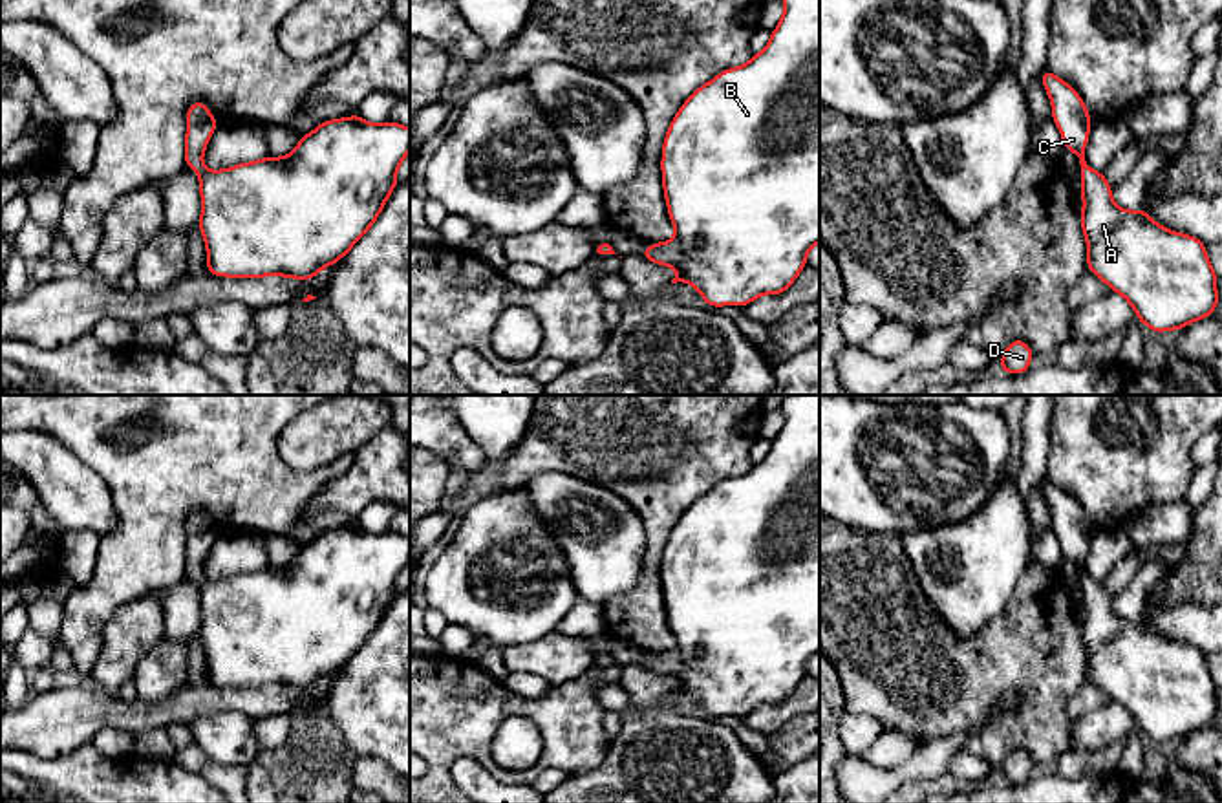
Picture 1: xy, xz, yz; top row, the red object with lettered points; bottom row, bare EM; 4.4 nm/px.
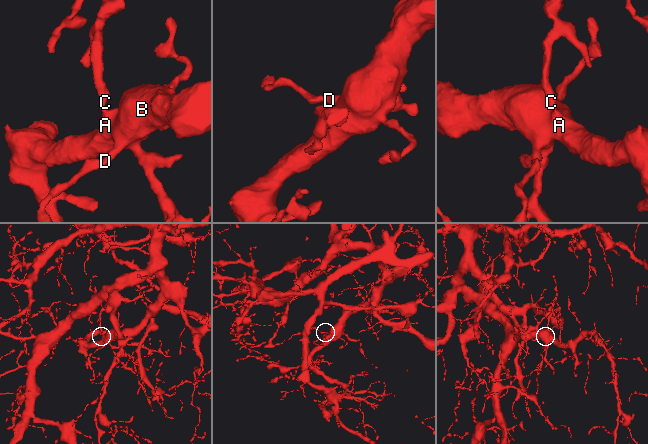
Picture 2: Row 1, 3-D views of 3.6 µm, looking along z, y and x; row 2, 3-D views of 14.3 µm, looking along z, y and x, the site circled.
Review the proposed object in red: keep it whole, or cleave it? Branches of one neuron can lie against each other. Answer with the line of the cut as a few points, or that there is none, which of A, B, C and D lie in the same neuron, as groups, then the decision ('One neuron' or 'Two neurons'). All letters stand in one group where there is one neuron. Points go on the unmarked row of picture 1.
No split. Groups: A B C D. One neuron

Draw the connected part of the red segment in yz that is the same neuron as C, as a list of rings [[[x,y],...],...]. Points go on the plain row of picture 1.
[[[1041,481],[1043,498],[1052,512],[1056,532],[1067,560],[1079,567],[1081,574],[1081,638],[1087,651],[1087,679],[1103,690],[1110,701],[1121,704],[1151,741],[1163,743],[1215,724],[1218,710],[1217,682],[1207,668],[1207,657],[1195,646],[1165,638],[1149,627],[1145,618],[1120,618],[1112,609],[1112,596],[1105,584],[1096,582],[1085,571],[1092,527],[1081,505],[1063,488]]]

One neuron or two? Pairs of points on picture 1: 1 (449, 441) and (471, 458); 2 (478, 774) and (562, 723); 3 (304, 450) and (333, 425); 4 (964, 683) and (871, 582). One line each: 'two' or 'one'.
1: one
2: two
3: one
4: one

